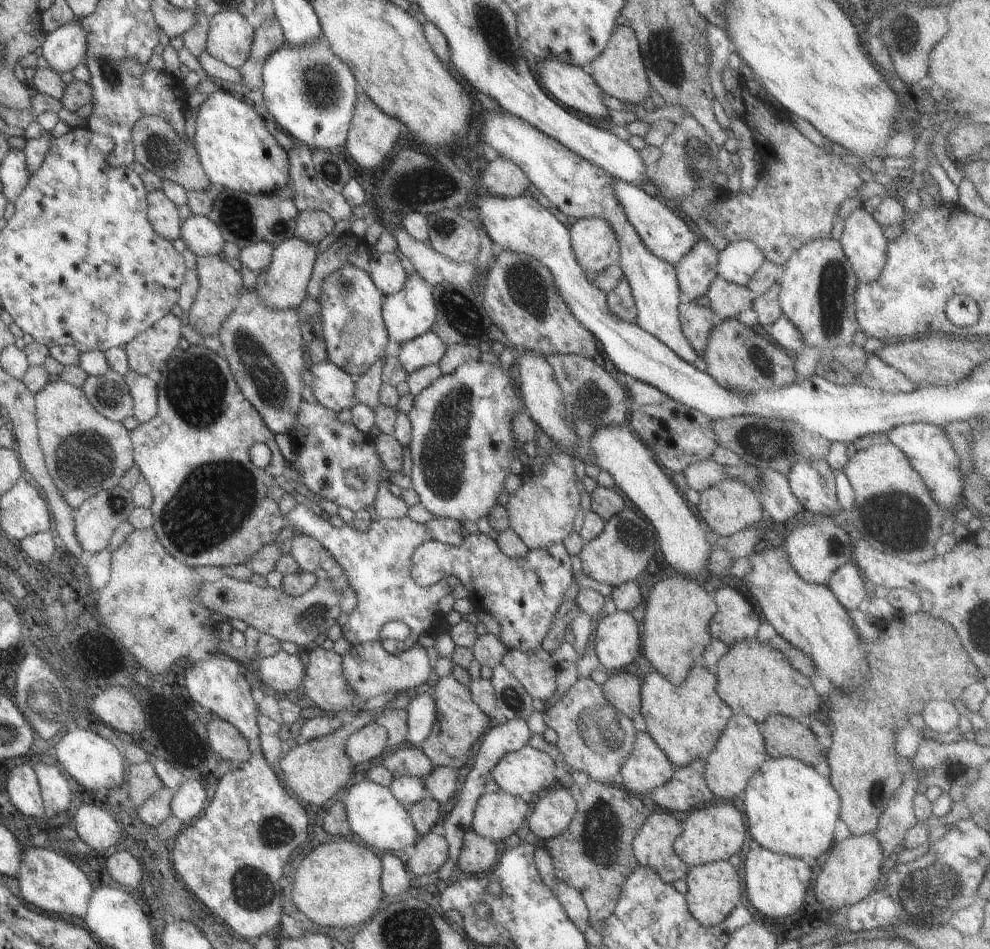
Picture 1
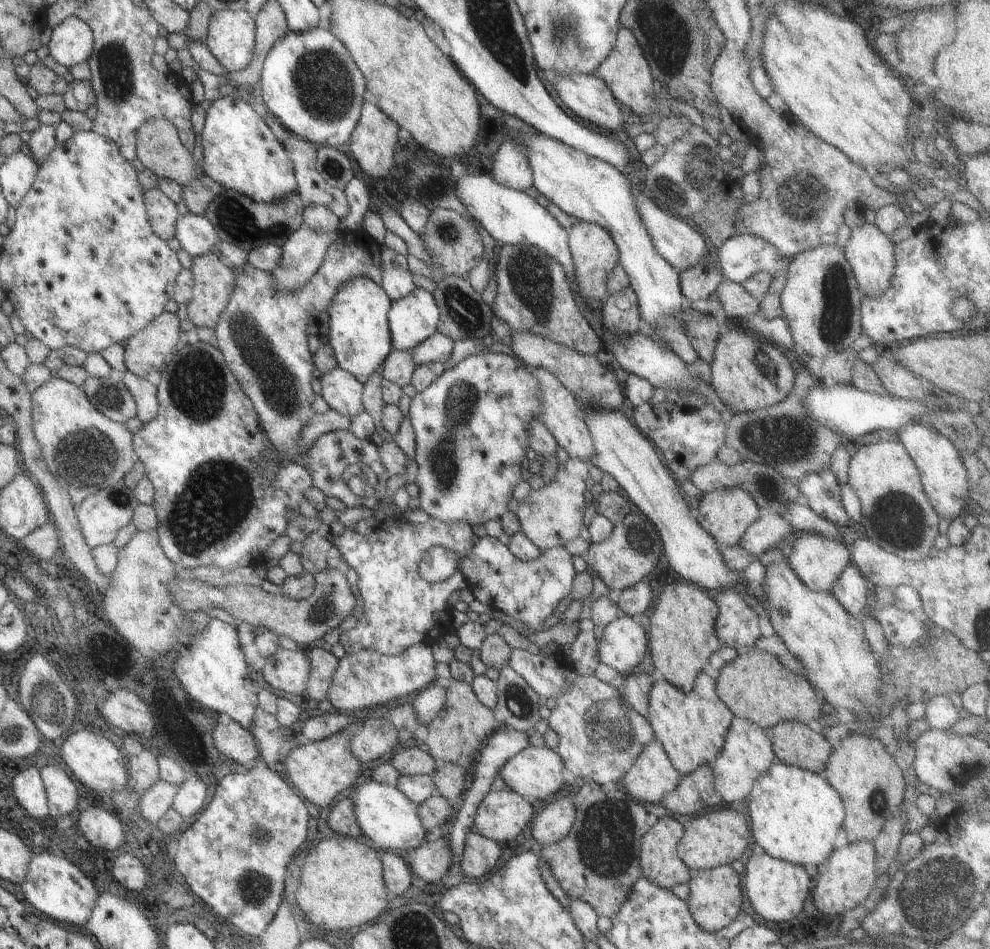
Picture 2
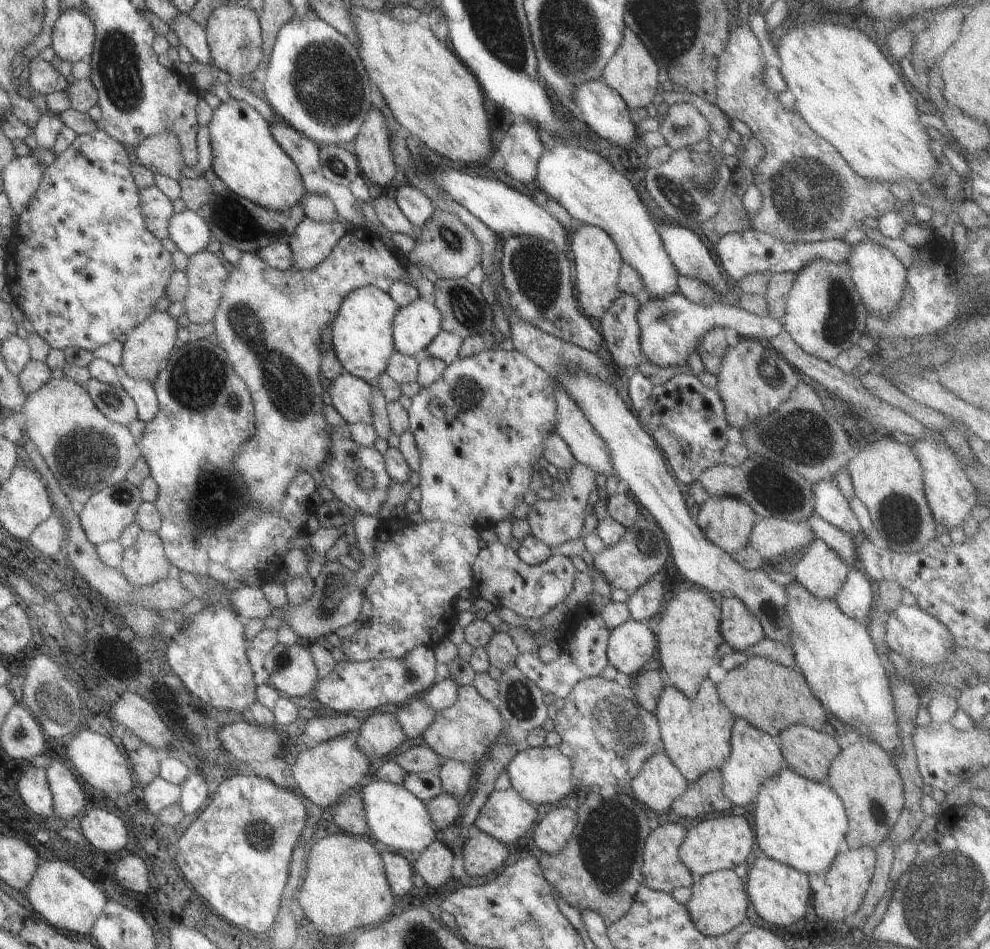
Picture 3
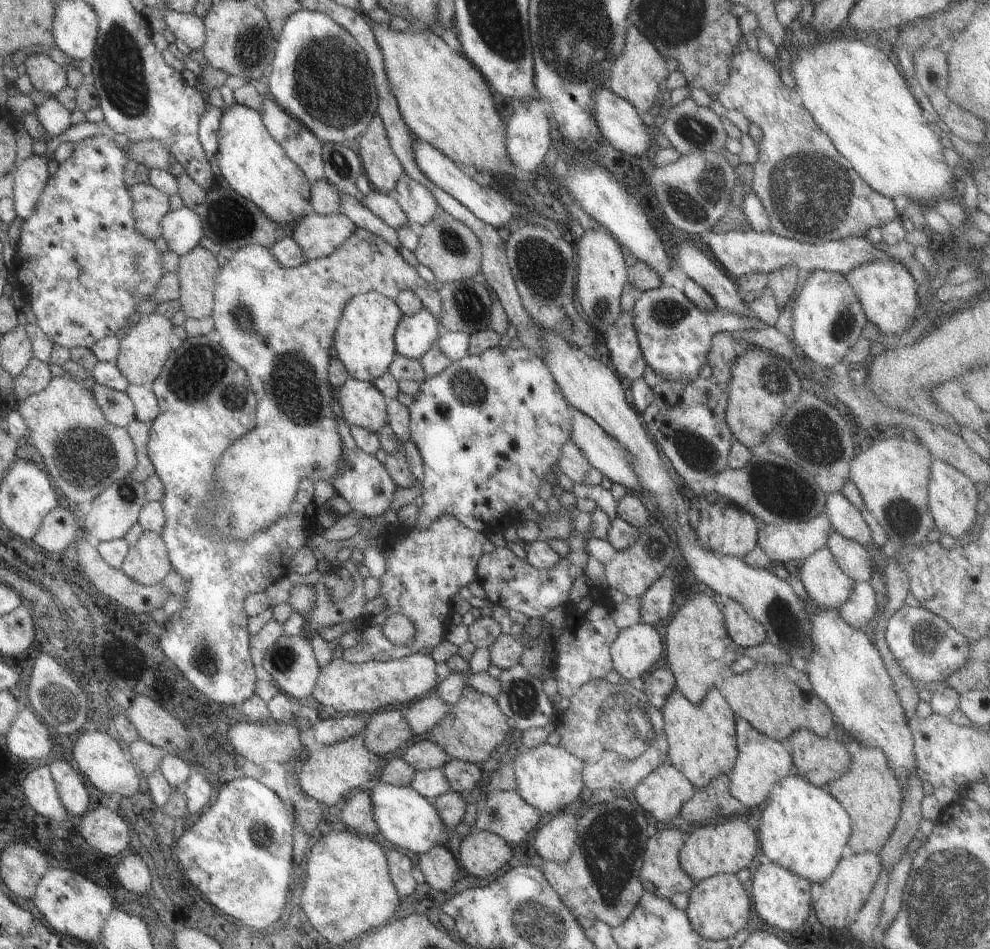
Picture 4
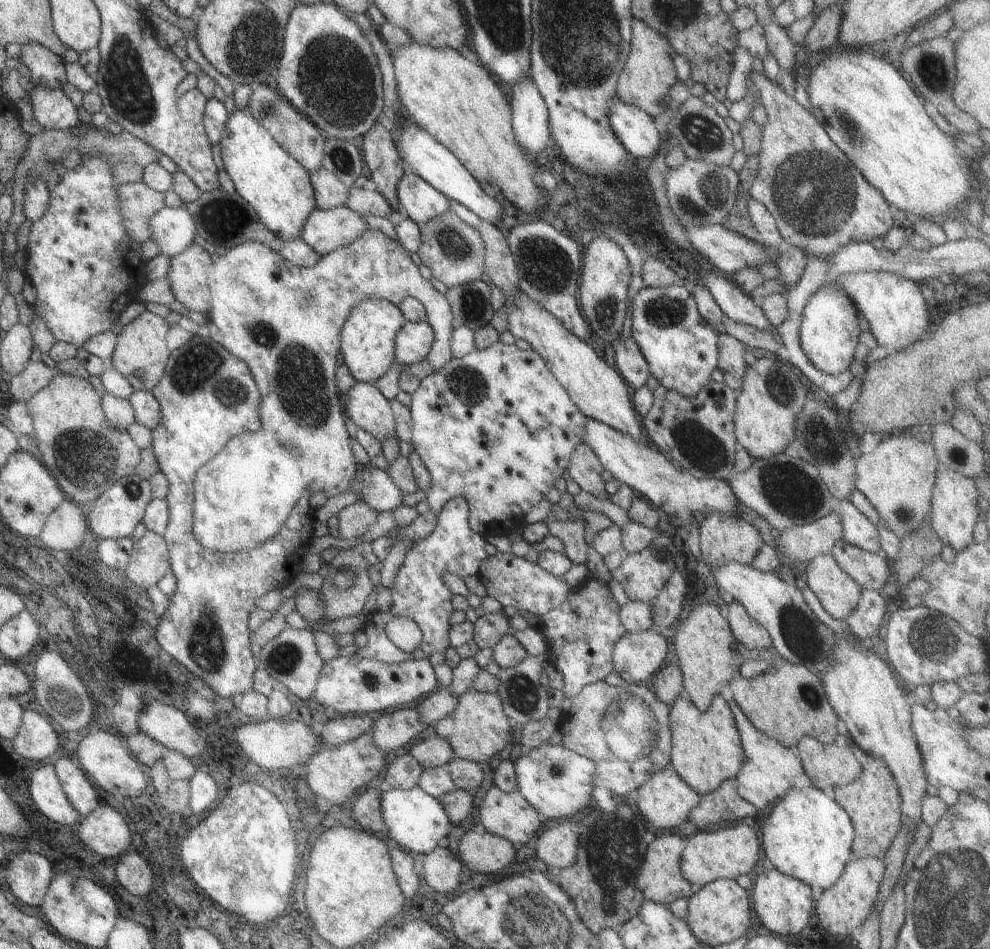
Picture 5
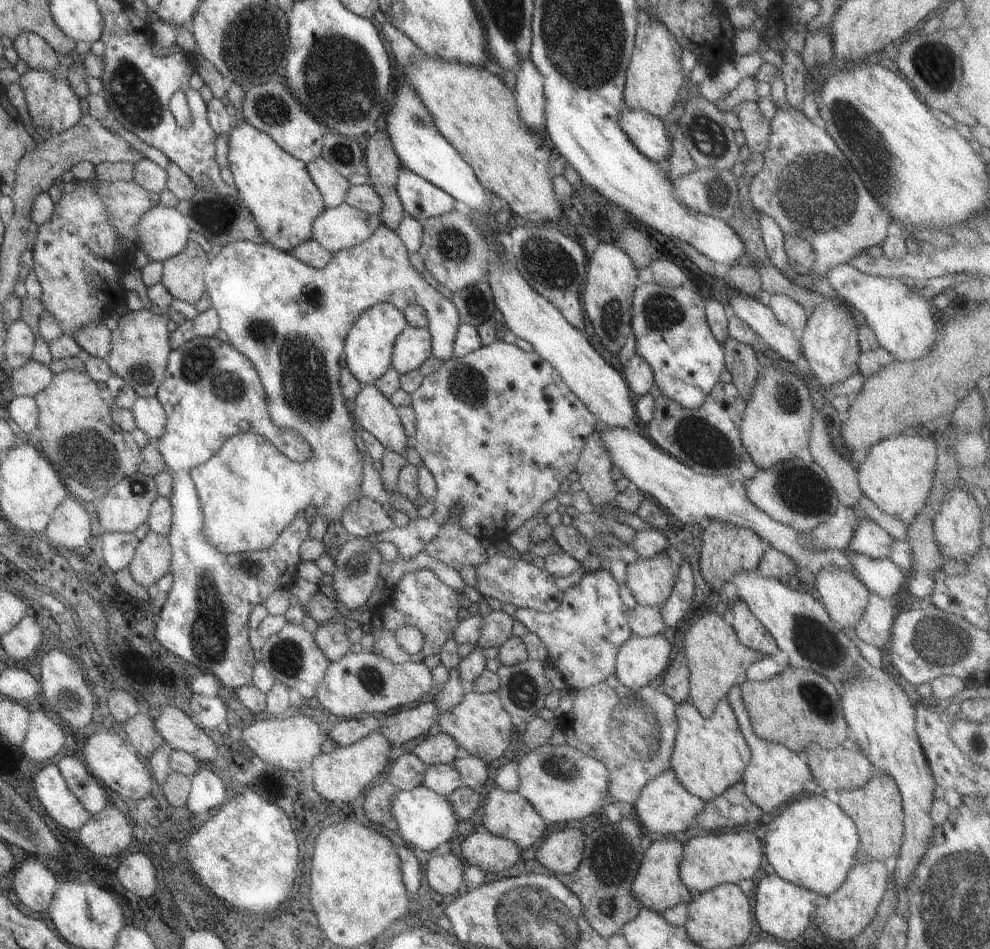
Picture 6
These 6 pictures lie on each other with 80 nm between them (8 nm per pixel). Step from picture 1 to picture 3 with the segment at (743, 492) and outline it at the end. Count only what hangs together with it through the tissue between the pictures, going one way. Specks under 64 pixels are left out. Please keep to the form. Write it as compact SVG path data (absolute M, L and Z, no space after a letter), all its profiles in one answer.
M721 495L709 496L703 504L698 506L697 518L695 518L703 536L730 555L747 546L748 534L757 519L758 517L746 501Z

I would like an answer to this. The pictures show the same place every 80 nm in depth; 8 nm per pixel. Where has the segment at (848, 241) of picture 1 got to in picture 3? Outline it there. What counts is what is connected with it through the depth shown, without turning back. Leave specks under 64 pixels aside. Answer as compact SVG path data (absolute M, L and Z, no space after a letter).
M867 237L851 246L846 263L851 282L859 293L866 312L878 317L888 317L895 313L906 288L906 268L889 250L881 248L881 245Z

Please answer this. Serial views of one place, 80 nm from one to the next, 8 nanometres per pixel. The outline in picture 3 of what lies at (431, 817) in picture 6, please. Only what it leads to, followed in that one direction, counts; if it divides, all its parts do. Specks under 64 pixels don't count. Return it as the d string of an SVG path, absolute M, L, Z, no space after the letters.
M377 780L365 784L358 793L362 800L367 828L377 842L395 850L416 853L438 839L439 832L429 818L424 802L415 798L401 785Z

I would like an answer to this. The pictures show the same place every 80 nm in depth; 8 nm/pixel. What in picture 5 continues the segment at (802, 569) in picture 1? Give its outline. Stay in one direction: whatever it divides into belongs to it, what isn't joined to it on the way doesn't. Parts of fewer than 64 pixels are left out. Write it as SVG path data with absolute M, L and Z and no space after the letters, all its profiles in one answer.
M830 553L816 554L805 570L807 587L831 618L843 620L859 602L860 587L845 574Z

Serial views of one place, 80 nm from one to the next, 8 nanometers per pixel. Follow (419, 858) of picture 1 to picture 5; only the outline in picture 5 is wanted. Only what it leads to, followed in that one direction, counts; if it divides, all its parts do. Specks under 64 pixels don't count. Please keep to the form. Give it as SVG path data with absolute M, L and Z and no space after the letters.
M438 845L423 858L422 883L429 884L433 890L443 894L458 892L462 889L459 874L465 866L449 849Z

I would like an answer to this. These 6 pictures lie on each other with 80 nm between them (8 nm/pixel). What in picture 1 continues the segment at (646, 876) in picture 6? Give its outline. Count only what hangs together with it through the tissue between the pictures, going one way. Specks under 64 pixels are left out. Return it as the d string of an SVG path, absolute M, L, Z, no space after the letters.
M651 813L635 831L632 853L642 867L650 868L665 883L684 880L688 866L675 854L672 842L681 832L673 814Z

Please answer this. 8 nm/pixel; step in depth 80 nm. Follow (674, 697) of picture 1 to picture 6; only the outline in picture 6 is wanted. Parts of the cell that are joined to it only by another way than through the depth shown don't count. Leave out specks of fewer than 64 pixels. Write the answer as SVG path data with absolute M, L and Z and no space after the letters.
M724 698L718 700L711 716L701 716L688 699L675 707L674 717L678 727L670 768L687 792L707 802L741 780L744 768L750 761L750 750Z

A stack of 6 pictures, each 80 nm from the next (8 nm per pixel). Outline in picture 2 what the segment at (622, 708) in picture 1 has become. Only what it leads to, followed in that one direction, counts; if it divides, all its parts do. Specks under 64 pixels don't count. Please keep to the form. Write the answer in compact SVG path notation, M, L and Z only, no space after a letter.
M631 672L624 676L623 679L623 684L618 687L622 699L634 713L639 713L643 716L648 709L647 693L654 683L651 675Z

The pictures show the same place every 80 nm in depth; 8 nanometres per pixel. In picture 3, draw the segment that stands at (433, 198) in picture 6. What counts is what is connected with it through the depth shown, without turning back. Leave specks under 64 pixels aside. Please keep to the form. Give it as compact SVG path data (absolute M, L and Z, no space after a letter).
M399 185L394 193L395 204L403 216L415 226L421 226L433 214L434 204L419 189L412 185Z

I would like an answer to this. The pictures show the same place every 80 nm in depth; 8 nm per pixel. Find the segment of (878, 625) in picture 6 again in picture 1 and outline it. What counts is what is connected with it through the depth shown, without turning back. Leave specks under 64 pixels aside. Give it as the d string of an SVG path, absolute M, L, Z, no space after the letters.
M851 560L832 572L826 585L846 611L859 609L862 598L866 596L861 573Z

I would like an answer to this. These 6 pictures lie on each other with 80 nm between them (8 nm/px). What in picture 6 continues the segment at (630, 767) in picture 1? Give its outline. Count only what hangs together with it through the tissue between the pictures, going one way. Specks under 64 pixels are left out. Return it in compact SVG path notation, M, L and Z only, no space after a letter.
M669 768L648 780L641 787L639 794L630 807L635 810L637 822L643 828L643 831L647 832L650 836L653 834L652 837L657 837L672 836L673 834L685 832L693 824L695 816L700 813L704 803L703 799L687 792L679 784L675 773Z

